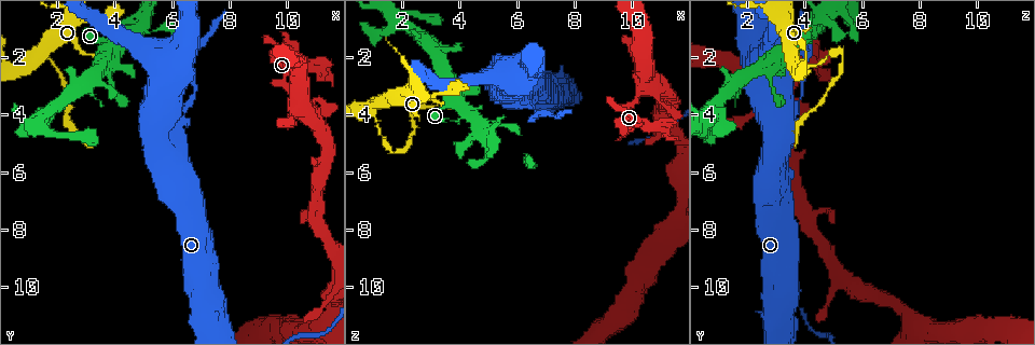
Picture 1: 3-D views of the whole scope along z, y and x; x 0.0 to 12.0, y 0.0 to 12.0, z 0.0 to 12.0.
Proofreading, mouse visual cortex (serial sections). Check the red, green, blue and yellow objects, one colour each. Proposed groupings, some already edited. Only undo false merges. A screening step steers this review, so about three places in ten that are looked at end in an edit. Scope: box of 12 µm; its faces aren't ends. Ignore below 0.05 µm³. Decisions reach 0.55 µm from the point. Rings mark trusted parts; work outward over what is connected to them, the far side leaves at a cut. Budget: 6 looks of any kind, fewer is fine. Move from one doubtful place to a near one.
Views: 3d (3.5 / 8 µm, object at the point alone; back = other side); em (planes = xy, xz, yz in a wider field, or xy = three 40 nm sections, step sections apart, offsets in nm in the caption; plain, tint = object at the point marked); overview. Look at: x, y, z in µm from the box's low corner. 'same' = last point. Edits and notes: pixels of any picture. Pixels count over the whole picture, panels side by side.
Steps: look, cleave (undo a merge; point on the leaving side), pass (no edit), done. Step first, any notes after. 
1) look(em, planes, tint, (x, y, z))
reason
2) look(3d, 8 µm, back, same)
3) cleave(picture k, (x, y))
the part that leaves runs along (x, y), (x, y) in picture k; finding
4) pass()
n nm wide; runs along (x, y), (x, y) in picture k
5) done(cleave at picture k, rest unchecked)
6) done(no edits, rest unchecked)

look(3d, 3.5 µm, (5.0, 0.8, 4.4))
a narrow waist

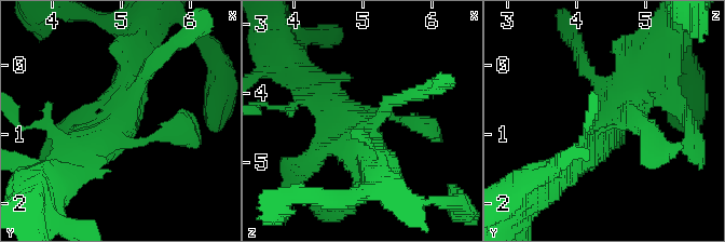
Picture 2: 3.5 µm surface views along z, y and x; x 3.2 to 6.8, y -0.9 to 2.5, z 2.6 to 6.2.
look(em, planes, tint, (4.95, 0.80, 4.45))

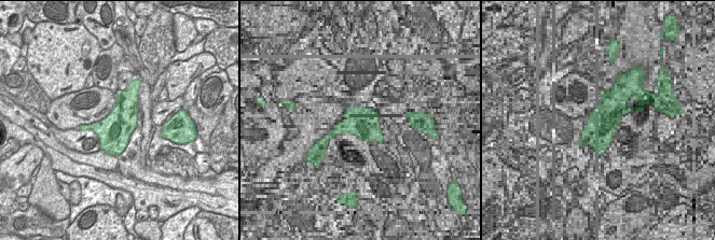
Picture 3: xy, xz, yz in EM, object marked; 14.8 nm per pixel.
pass()
runs along (570, 170), (635, 83), (657, 86) in picture 2; all the same cell

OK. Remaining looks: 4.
look(3d, 3.5 µm, back, (6.1, 3.7, 3.8))
sudden change in width

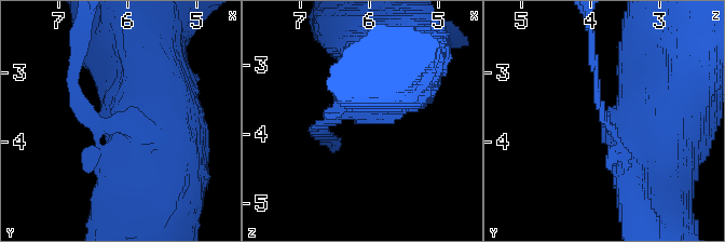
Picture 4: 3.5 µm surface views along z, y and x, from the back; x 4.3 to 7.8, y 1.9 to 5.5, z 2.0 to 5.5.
cleave(picture 4, (85, 113))
the part that leaves runs along (125, 122), (99, 125), (76, 98), (76, 55) in picture 4; a second cell is stuck on

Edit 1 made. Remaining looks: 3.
look(3d, 8 µm, (10.8, 2.3, 4.5))
thin neck

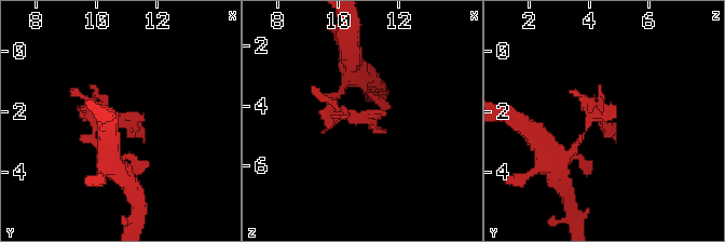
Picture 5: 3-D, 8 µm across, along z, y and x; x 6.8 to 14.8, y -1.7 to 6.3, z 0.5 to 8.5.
look(3d, 3.5 µm, (10.7, 2.3, 4.5))

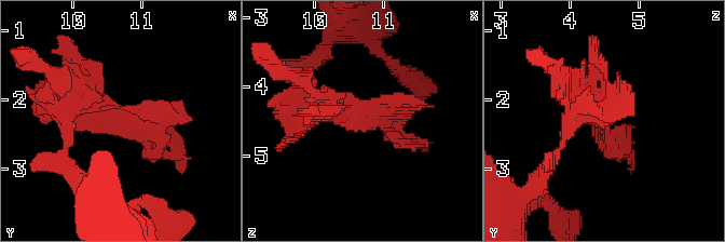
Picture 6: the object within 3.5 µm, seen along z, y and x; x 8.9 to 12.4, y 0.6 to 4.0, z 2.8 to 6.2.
pass()
runs along (314, 95), (357, 118), (431, 107) in picture 6; all the same cell

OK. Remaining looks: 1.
done(cleave at picture 4, rest unchecked)

